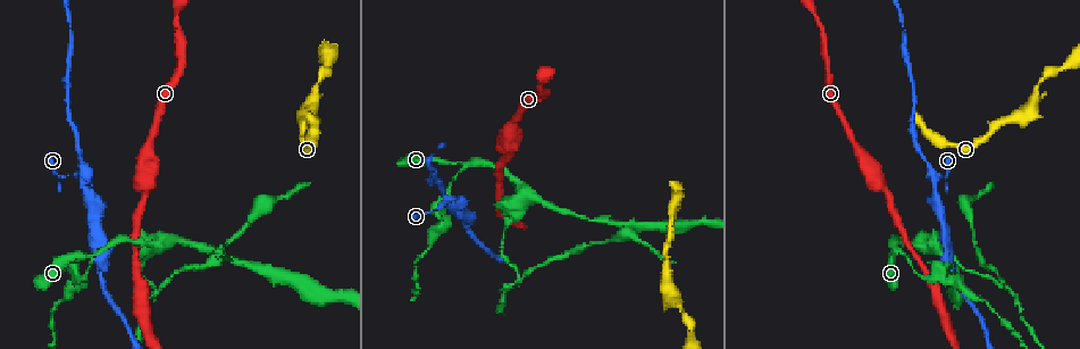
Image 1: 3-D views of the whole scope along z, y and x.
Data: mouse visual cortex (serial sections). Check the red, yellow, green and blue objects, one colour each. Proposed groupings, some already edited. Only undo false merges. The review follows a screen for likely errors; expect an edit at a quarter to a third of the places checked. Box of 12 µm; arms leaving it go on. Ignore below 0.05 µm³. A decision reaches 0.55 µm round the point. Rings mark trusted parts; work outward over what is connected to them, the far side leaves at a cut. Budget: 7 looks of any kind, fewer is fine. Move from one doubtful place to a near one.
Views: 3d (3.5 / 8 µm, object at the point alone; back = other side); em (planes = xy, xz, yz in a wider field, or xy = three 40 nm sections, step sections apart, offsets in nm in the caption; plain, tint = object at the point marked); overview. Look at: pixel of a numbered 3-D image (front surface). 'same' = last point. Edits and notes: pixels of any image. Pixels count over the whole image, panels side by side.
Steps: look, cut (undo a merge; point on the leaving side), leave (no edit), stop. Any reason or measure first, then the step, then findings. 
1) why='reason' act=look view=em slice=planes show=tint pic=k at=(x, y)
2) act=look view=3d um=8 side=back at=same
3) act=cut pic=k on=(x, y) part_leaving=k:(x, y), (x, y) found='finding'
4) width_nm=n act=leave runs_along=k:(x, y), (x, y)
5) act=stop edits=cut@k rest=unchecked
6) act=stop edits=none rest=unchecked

why='a fork' act=look view=3d um=3.5 pic=1 at=(936, 173)

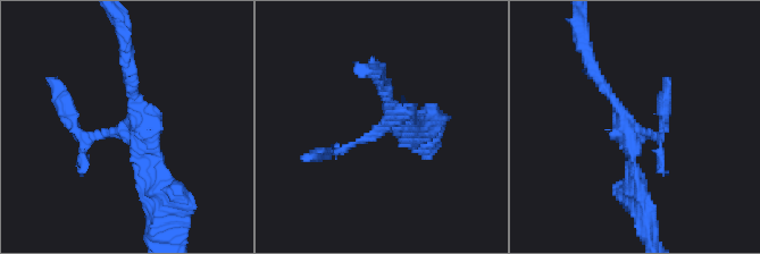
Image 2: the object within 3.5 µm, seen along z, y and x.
act=look view=em slice=xy step=5 show=plain pic=2 at=(632, 127)

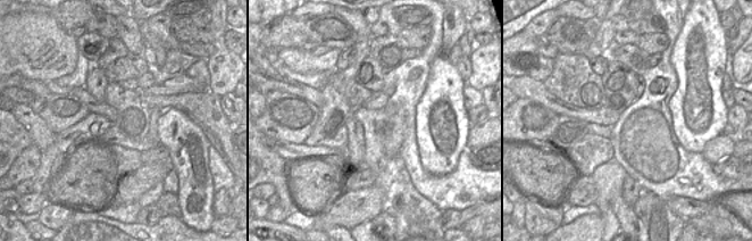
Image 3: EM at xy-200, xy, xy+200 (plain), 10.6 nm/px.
act=look view=em slice=xy step=5 show=tint at=same

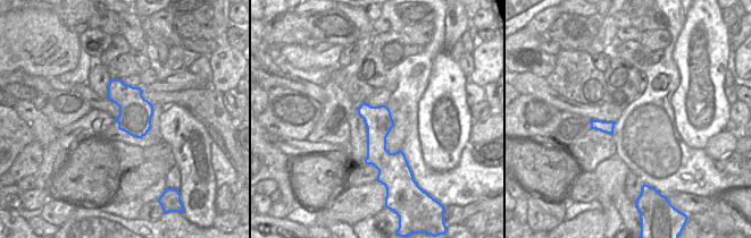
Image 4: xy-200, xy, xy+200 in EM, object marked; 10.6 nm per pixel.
width_nm=280 act=leave runs_along=2:(326, 154), (382, 132), (399, 113), (412, 126) found='all the same cell'

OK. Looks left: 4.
why='abrupt turn' act=look view=3d um=3.5 pic=1 at=(100, 253)

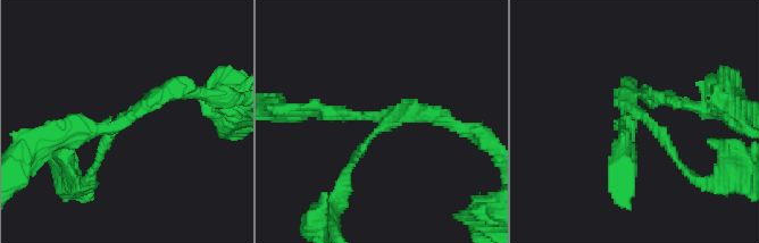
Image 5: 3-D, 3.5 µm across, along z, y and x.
arms=3 arm_widths_nm=150,200,250 why='need the tissue' act=look view=em slice=xy step=1 show=tint pic=5 at=(381, 115)

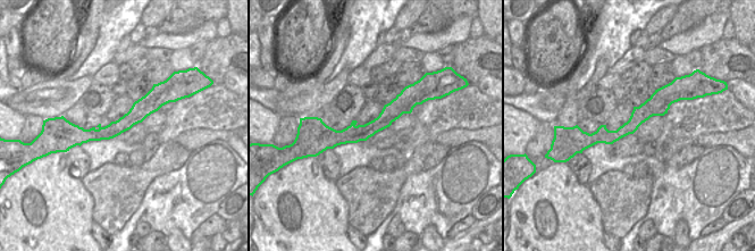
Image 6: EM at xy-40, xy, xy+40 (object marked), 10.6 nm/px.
act=look view=em slice=xy step=5 show=tint at=same

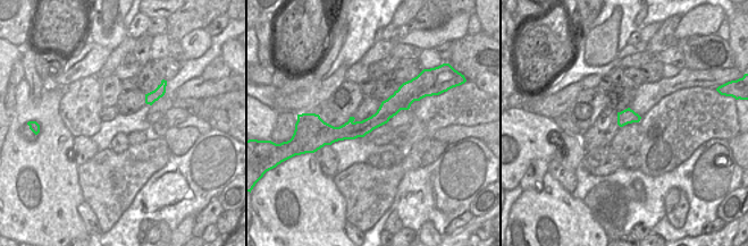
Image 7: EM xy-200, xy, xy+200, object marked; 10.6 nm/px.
act=leave found='continuous, no second cell'

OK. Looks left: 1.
act=stop edits=none rest=unchecked

